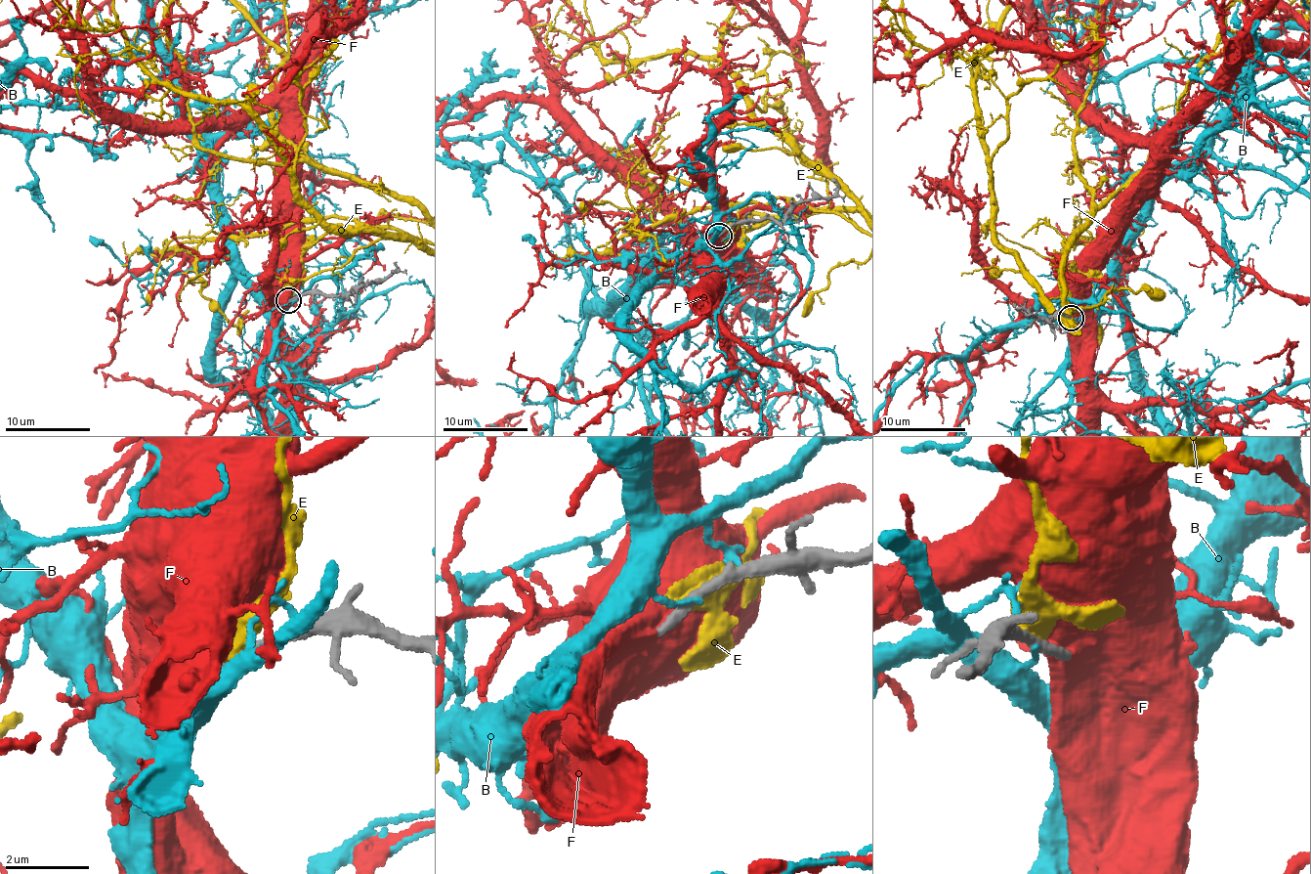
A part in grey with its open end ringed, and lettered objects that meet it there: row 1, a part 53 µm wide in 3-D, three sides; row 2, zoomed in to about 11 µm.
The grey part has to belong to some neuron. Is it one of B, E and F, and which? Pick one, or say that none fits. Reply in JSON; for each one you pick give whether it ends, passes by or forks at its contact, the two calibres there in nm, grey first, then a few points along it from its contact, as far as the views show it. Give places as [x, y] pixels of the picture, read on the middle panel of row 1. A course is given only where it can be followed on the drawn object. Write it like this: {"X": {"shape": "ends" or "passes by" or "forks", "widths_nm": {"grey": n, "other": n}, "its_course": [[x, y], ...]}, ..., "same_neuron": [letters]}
{"F": {"shape": "ends", "widths_nm": {"grey": 280, "other": 800}}, "same_neuron": ["F"]}

